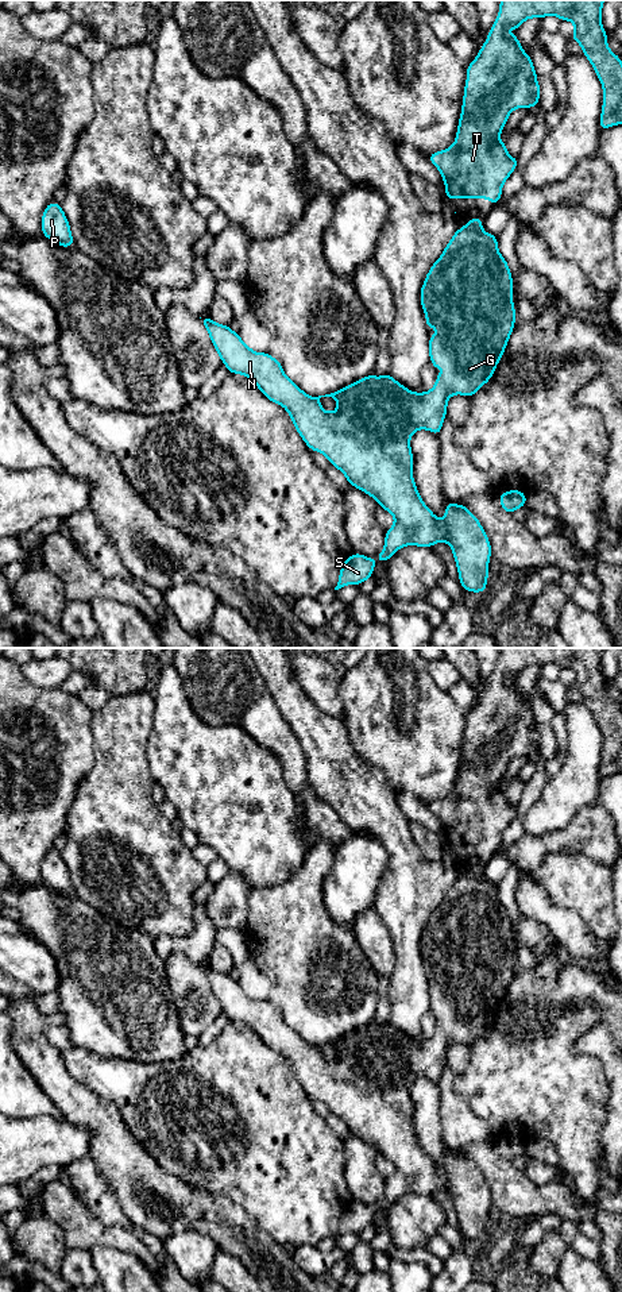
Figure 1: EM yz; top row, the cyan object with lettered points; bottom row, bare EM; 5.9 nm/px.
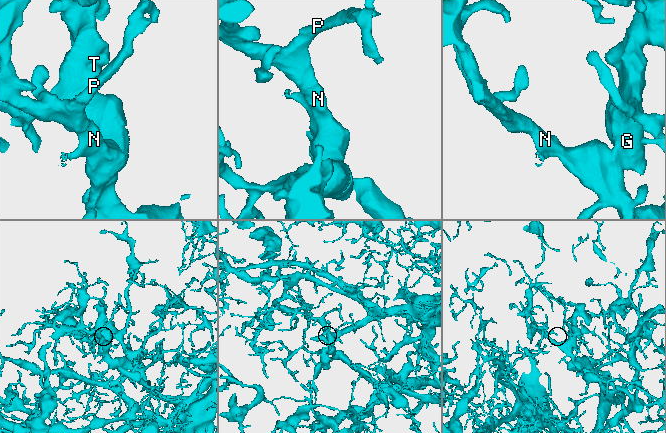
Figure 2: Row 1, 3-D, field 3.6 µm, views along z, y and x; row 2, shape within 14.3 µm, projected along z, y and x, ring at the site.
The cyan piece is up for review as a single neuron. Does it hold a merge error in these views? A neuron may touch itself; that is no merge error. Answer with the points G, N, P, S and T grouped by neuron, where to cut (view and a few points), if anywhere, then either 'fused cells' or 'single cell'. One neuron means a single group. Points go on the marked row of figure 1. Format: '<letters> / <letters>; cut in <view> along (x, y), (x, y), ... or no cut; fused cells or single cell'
G N P S T; no cut; single cell

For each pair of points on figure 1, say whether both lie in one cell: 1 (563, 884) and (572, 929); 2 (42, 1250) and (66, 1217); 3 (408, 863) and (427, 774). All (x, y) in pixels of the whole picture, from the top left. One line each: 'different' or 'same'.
1: different
2: different
3: different

